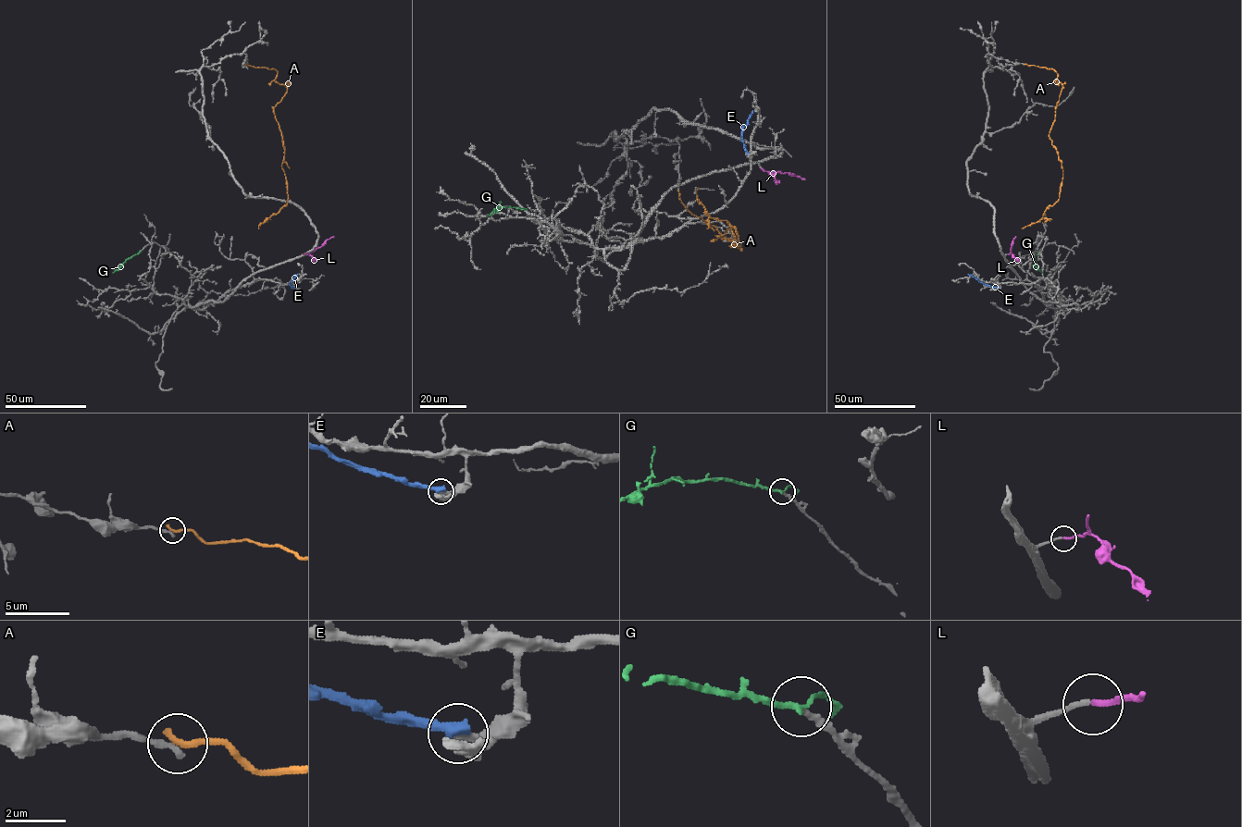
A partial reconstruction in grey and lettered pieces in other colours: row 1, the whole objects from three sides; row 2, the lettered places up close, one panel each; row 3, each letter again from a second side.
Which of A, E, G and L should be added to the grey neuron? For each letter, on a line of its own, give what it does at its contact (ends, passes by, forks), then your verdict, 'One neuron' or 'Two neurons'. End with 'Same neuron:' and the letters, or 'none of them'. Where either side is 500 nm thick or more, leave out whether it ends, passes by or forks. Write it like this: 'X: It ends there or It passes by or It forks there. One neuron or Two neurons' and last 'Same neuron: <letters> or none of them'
A: It ends there. Two neurons
E: It ends there. Two neurons
G: It passes by. One neuron
L: It ends there. One neuron
Same neuron: G, L

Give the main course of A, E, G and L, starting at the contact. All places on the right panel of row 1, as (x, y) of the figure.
A: (1024, 64), (1053, 68), (1055, 81), (1061, 85), (1049, 137), (1063, 176), (1059, 199), (1037, 222), (1021, 228)
E: (997, 288), (968, 274)
G: (1037, 253), (1036, 265), (1041, 273)
L: (1008, 254), (1011, 253), (1011, 243), (1016, 237)

